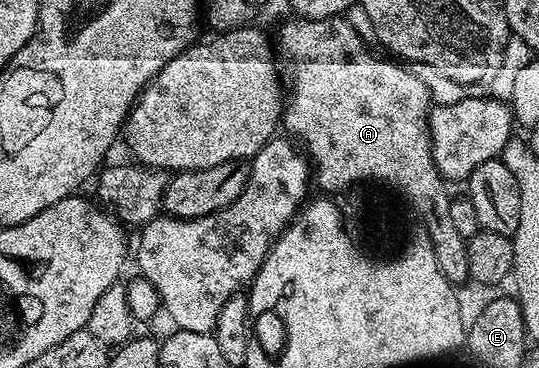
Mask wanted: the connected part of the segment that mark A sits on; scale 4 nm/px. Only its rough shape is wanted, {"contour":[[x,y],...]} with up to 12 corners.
{"contour":[[291,17],[282,127],[324,193],[394,181],[438,269],[468,245],[432,156],[432,95],[347,18]]}

